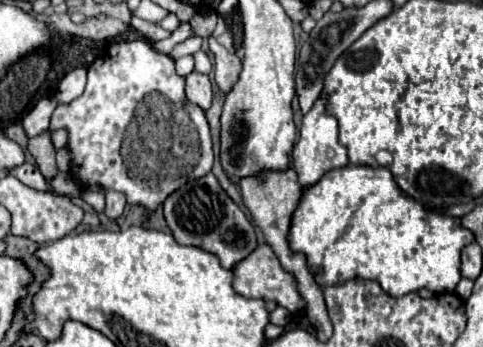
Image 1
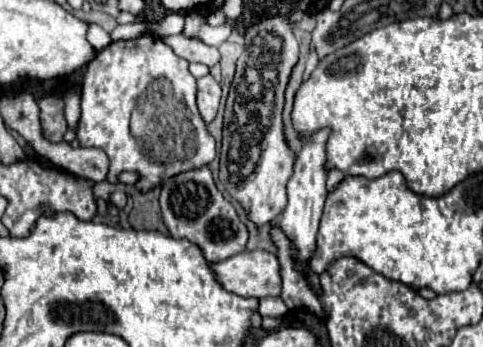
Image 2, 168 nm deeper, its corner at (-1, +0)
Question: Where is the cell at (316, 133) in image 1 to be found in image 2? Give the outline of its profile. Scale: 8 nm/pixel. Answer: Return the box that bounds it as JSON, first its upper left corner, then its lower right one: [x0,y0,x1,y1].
[280,128,328,298]

